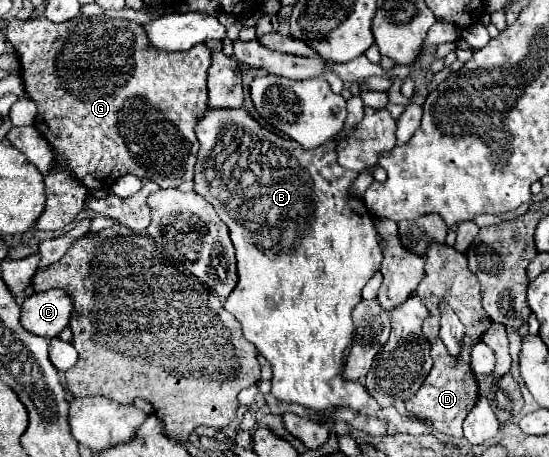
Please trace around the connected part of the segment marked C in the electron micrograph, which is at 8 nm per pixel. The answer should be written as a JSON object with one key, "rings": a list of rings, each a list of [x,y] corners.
{"rings":[[[65,290],[37,292],[21,306],[21,324],[27,332],[43,338],[57,336],[69,324],[73,302]]]}

